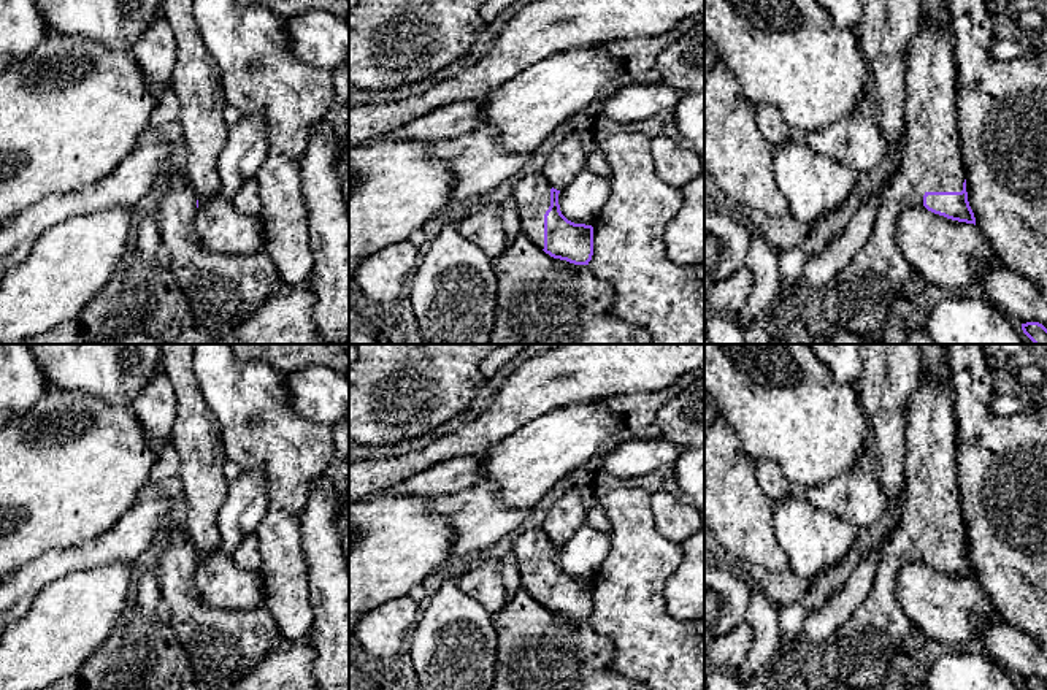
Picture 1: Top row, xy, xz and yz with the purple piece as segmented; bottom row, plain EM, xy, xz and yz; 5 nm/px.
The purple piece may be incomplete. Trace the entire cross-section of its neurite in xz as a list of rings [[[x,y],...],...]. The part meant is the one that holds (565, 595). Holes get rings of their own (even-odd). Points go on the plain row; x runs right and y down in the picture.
[[[541,527],[516,535],[511,557],[520,573],[520,588],[554,614],[589,620],[593,582],[568,576],[560,566],[558,549]]]

